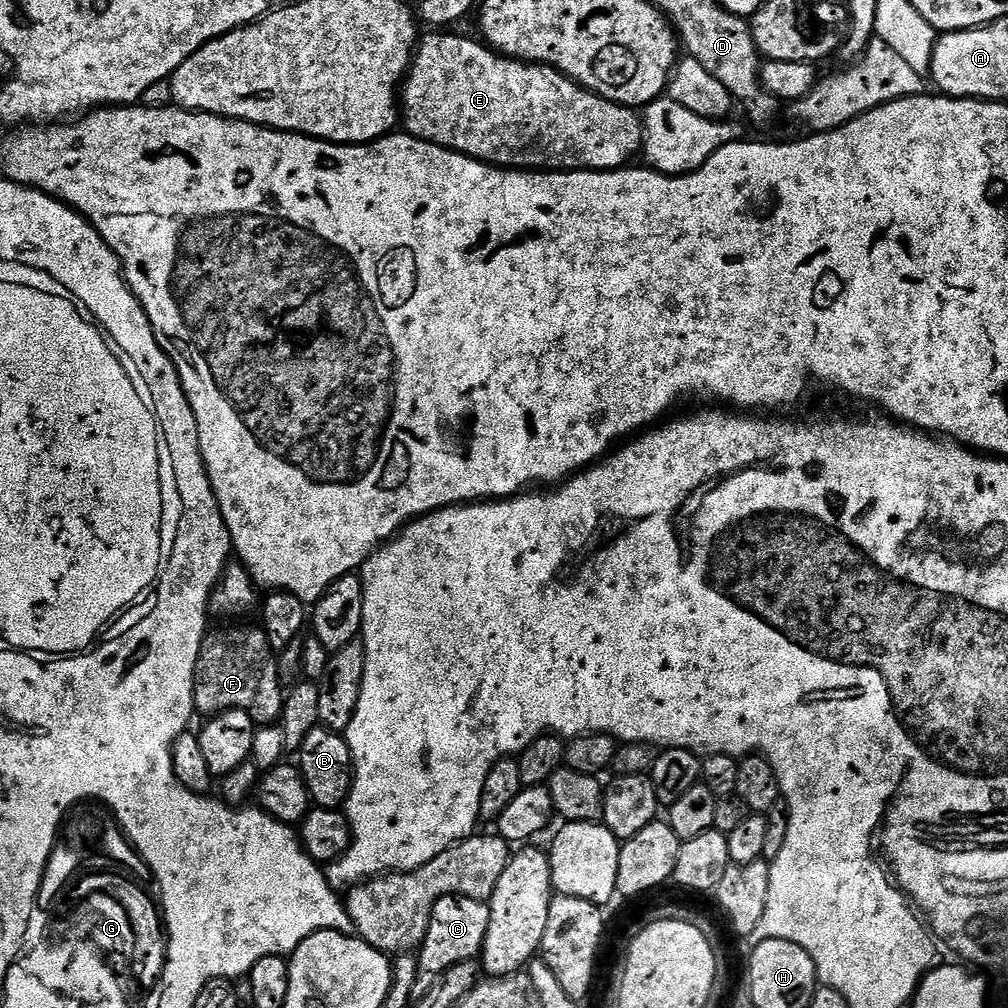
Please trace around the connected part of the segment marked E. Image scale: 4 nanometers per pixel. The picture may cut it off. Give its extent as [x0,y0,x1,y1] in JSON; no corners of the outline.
[398,30,644,170]

